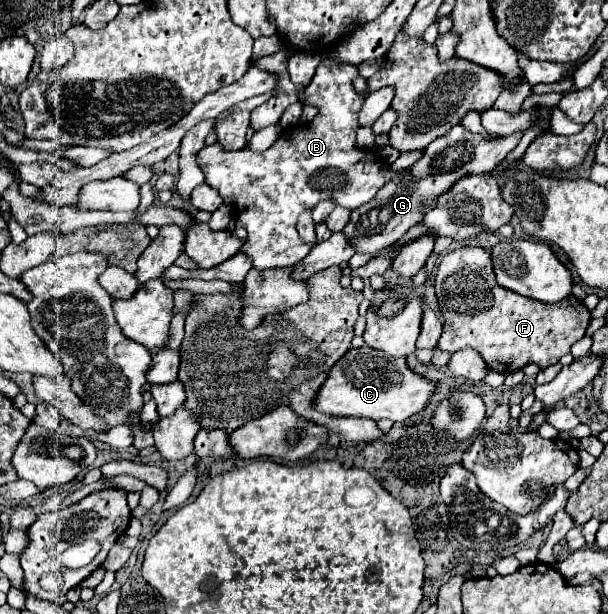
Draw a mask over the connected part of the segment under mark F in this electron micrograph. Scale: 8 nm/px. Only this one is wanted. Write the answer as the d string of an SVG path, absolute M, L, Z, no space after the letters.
M457 248L445 254L435 276L435 292L445 328L437 348L443 352L457 352L461 348L477 350L487 366L495 372L509 374L535 362L539 368L557 364L561 356L569 354L573 342L585 336L591 314L575 298L545 304L533 298L519 296L501 288L495 282L491 256L483 248Z

